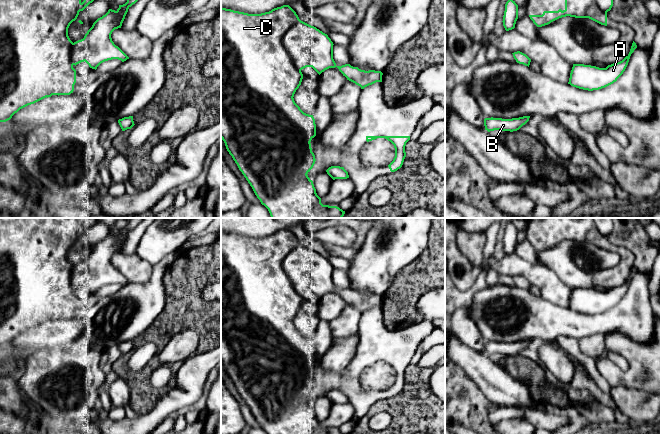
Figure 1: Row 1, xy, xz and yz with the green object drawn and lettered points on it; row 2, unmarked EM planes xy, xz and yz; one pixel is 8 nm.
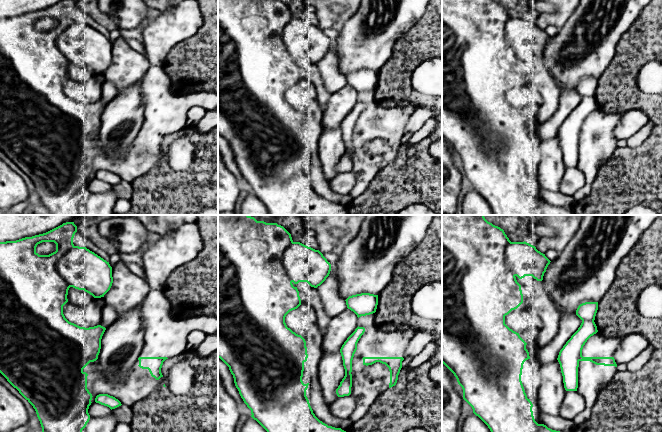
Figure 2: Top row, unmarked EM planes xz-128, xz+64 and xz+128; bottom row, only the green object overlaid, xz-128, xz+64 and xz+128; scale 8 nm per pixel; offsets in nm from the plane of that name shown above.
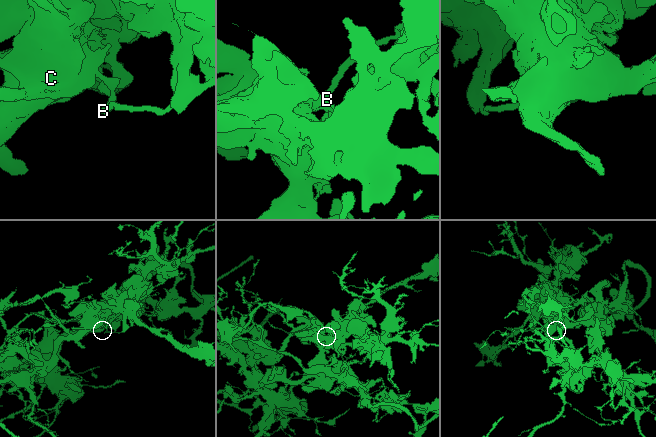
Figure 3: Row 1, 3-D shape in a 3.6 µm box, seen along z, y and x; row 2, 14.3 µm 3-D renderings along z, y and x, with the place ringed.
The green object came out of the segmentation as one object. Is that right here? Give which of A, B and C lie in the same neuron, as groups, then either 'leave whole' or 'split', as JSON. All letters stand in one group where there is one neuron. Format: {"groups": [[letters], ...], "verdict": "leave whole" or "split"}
{"groups": [["A"], ["B", "C"]], "verdict": "split"}

